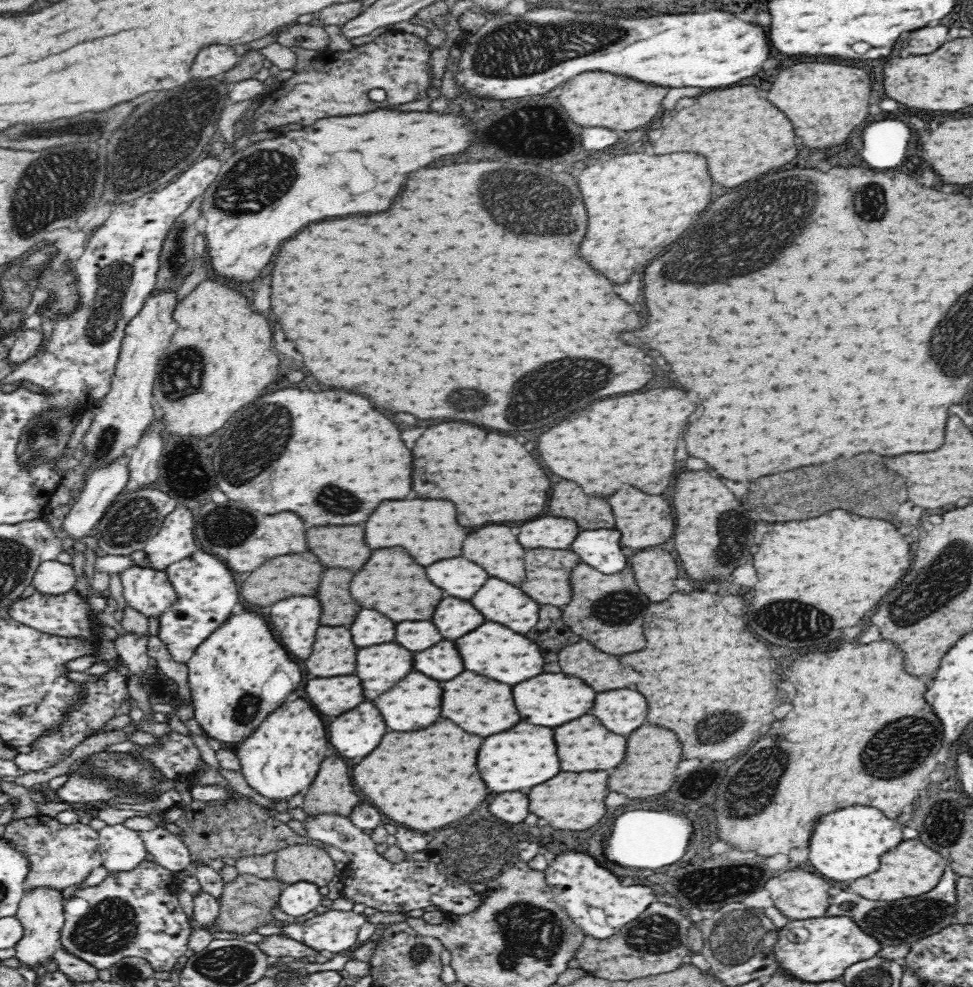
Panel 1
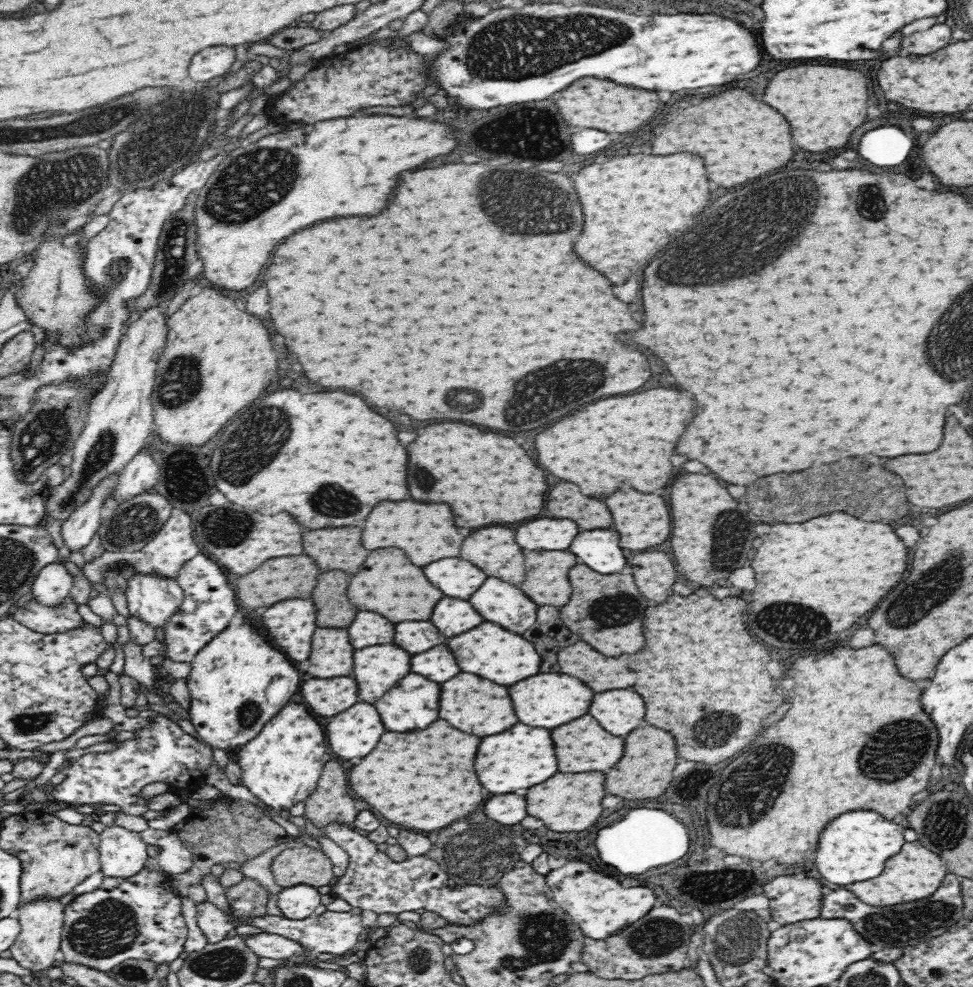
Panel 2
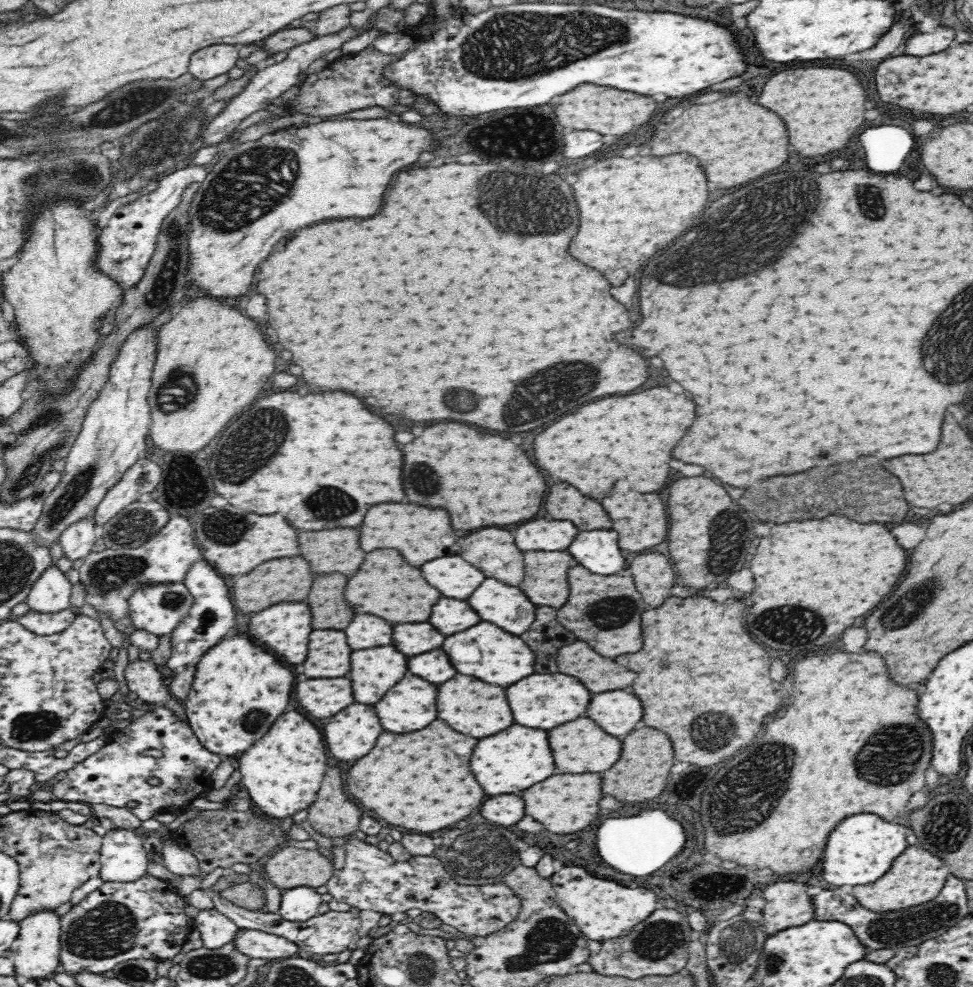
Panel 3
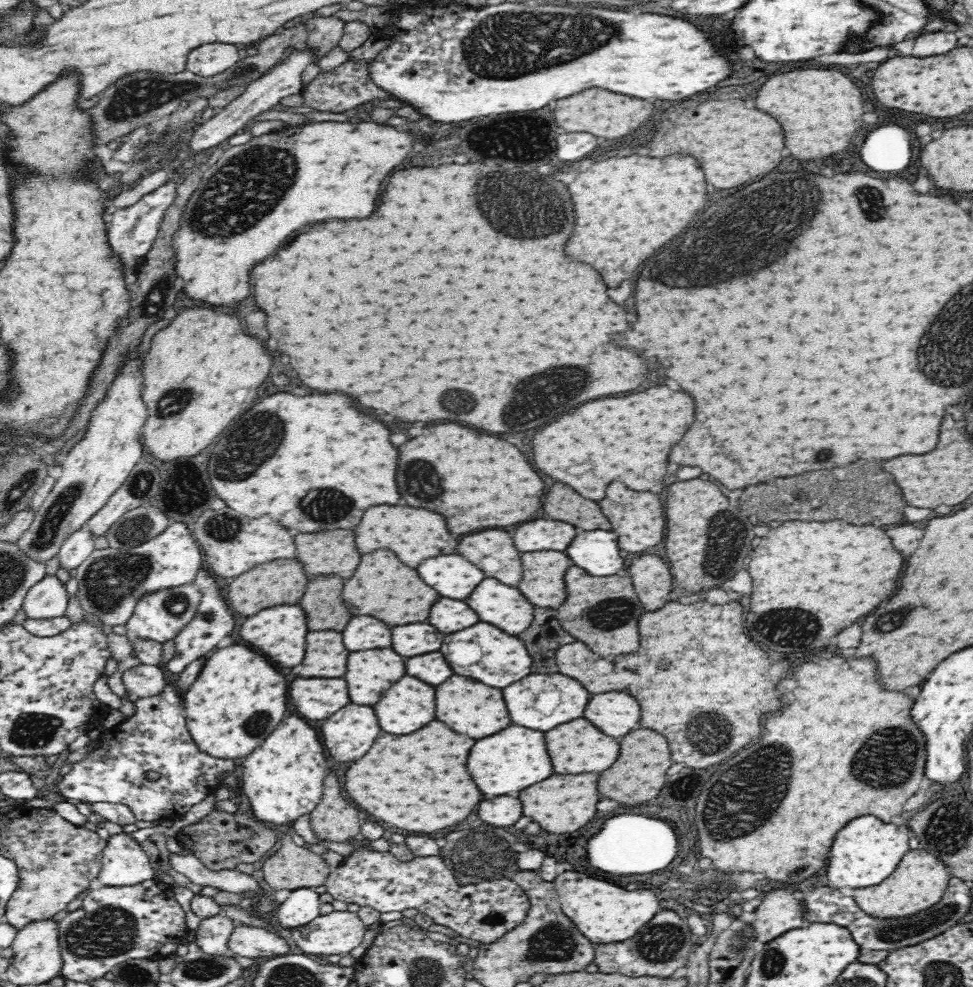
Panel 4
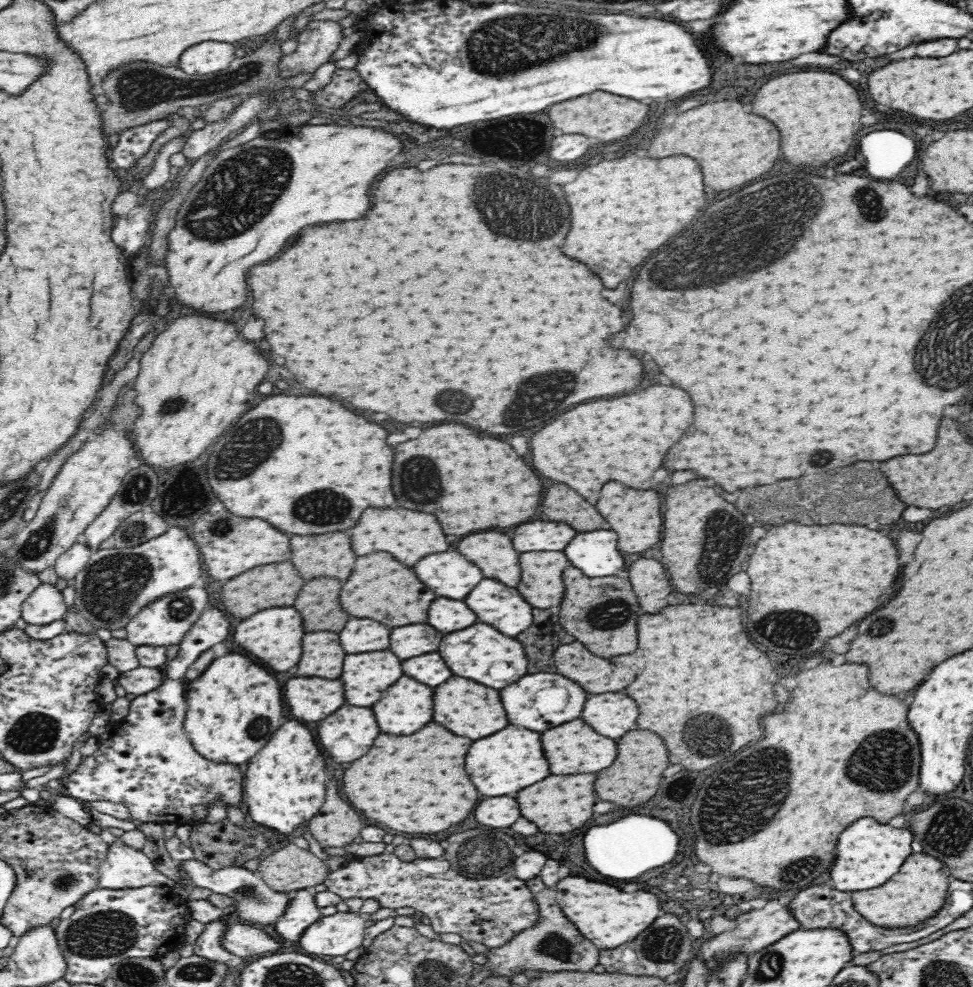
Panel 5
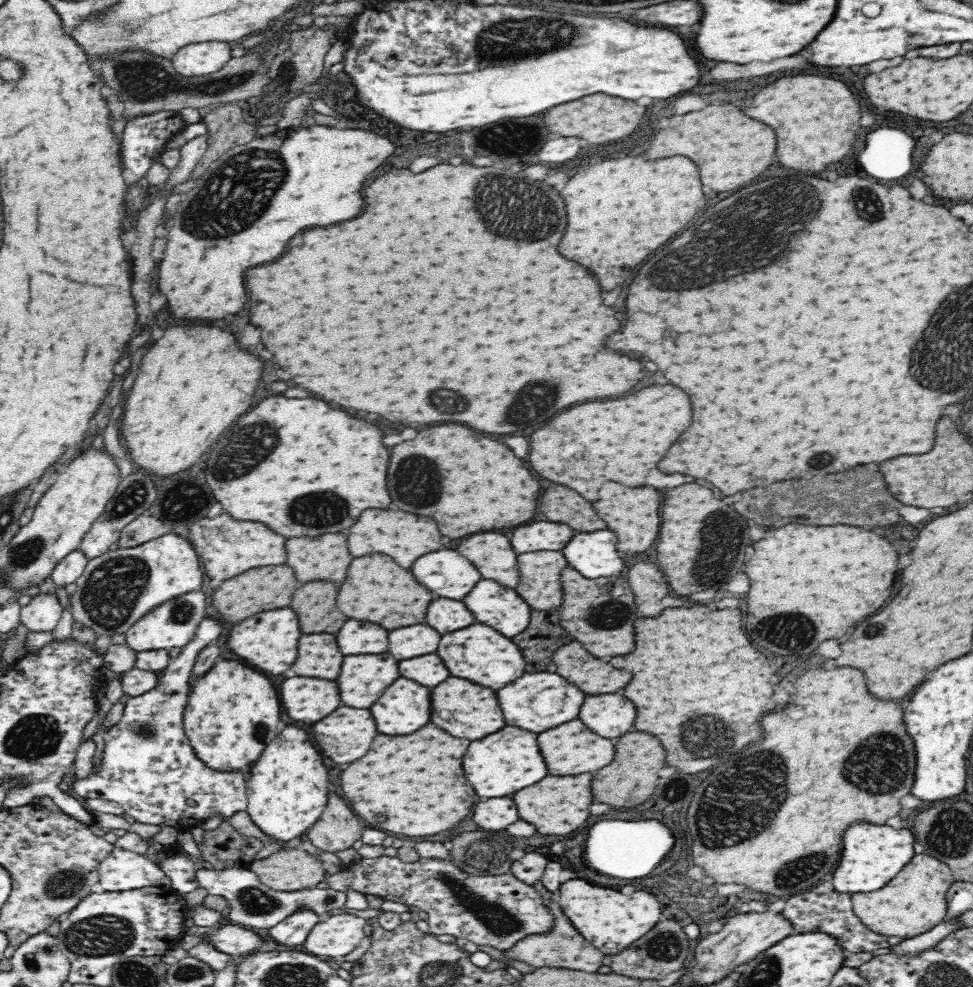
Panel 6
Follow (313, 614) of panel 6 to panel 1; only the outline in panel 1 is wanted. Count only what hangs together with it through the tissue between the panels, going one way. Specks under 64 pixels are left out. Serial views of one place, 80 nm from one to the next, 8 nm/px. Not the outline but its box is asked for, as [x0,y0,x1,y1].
[318,568,360,626]

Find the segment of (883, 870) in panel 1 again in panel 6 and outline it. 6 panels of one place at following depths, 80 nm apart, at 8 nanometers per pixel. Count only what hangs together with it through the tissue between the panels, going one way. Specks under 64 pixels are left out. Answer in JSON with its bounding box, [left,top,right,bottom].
[851,854,954,938]

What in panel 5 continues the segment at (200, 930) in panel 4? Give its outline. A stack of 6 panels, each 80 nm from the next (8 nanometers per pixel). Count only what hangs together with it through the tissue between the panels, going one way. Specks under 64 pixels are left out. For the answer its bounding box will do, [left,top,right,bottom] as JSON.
[193,920,247,969]

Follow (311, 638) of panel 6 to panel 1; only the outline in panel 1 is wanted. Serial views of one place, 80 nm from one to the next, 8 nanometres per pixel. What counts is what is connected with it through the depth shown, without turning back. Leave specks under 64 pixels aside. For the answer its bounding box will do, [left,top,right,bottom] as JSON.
[304,626,356,678]

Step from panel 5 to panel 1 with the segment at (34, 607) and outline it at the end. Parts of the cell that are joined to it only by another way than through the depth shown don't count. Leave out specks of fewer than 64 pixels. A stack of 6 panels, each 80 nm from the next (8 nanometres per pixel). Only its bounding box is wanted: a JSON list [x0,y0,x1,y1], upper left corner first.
[32,560,76,596]

